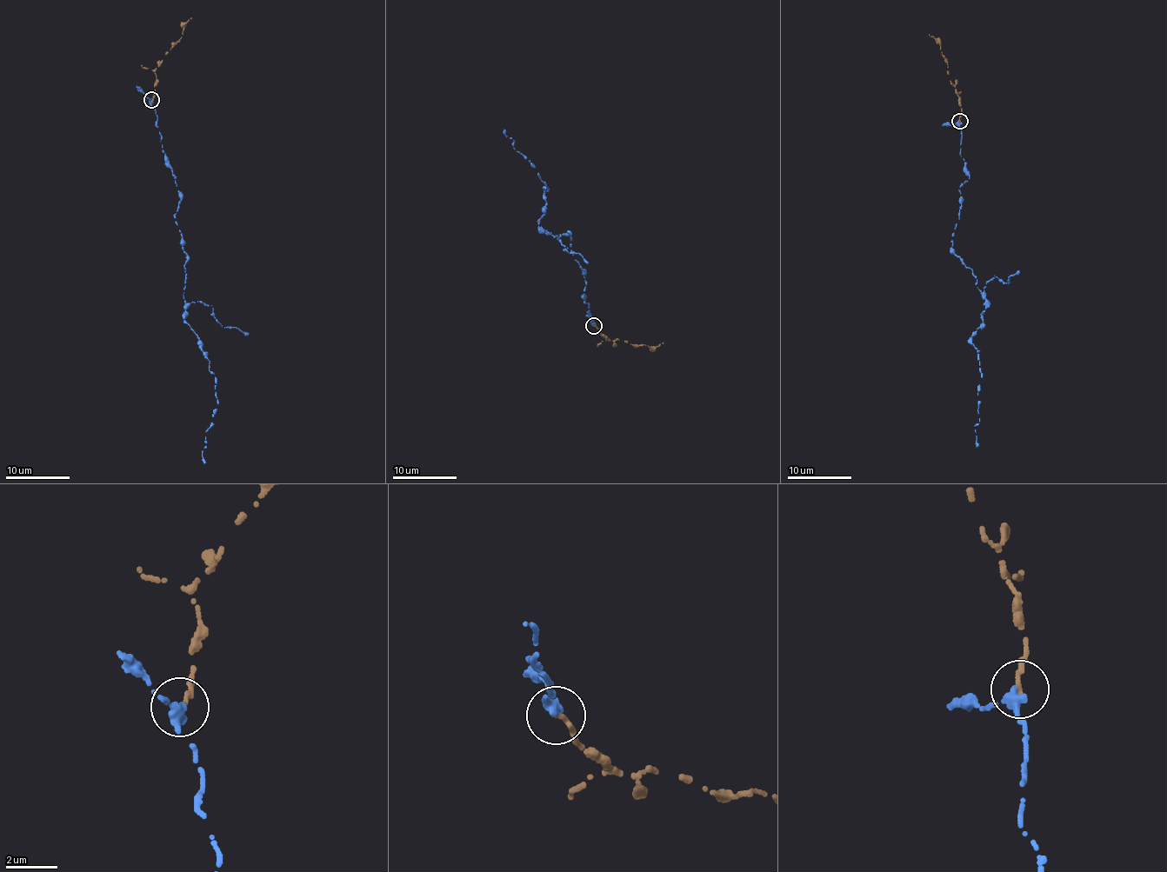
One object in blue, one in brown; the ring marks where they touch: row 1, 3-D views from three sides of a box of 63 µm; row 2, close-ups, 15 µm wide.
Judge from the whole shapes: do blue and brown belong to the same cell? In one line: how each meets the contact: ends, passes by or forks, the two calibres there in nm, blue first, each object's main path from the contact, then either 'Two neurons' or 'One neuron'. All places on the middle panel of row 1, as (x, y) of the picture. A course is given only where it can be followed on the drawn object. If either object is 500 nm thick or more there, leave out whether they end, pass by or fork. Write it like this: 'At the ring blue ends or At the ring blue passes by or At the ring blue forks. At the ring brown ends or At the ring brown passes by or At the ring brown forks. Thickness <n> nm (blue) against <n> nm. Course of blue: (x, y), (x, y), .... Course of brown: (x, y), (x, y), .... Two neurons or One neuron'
At the ring blue ends. At the ring brown ends. Thickness 440 nm (blue) against 220 nm. Course of blue: (594, 324), (571, 239), (568, 232), (559, 238), (538, 224), (547, 188), (504, 129). Course of brown: (594, 326), (610, 341), (646, 345), (650, 349), (663, 342). One neuron

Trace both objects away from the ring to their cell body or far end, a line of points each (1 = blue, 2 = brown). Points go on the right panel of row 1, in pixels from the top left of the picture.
1: (958, 121), (969, 175), (959, 189), (952, 253), (972, 269), (986, 300), (970, 343), (979, 359), (976, 446)
2: (960, 121), (961, 101), (940, 43), (929, 35)

